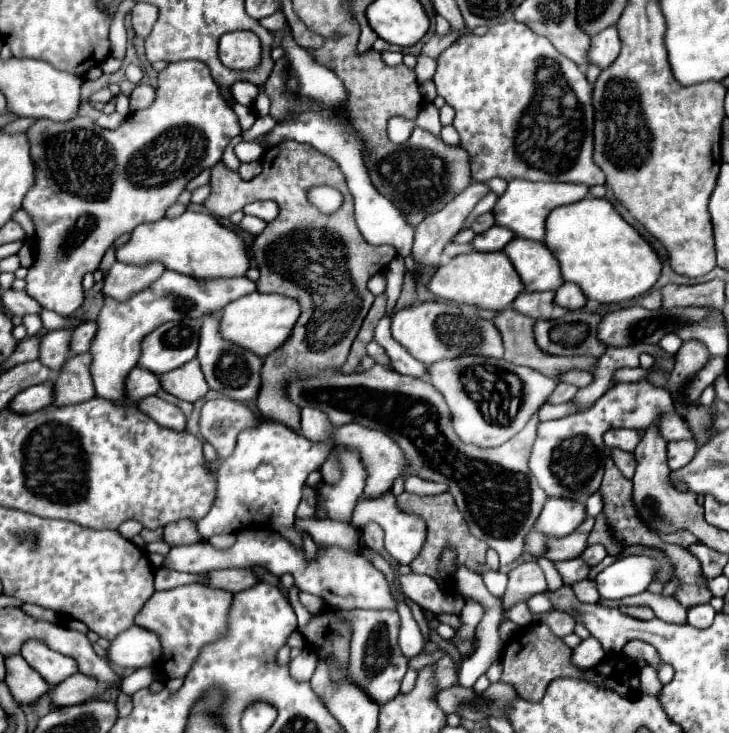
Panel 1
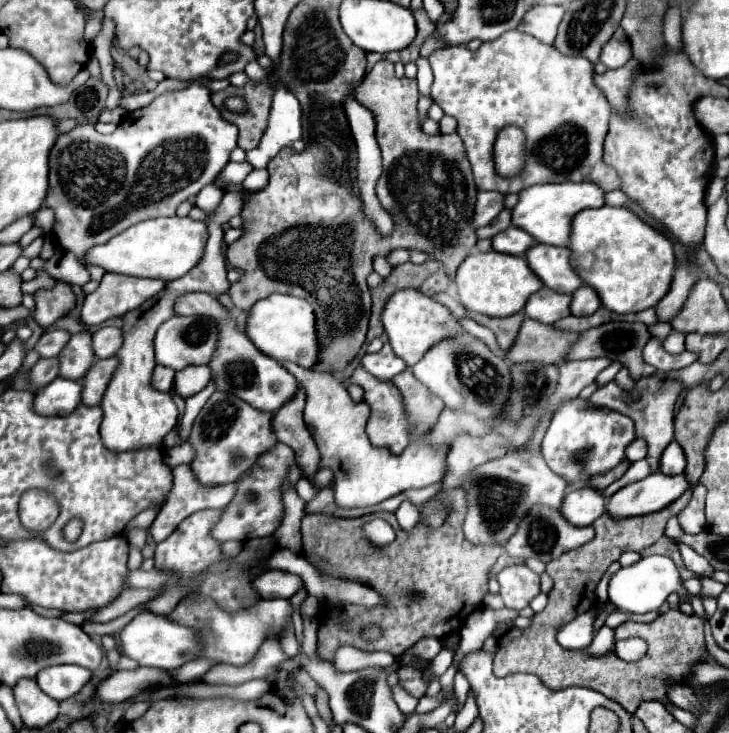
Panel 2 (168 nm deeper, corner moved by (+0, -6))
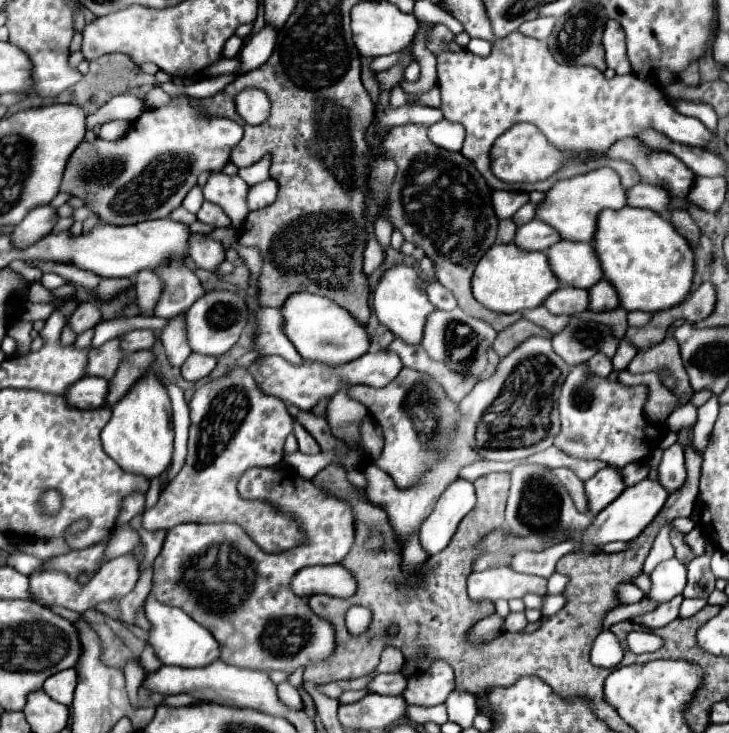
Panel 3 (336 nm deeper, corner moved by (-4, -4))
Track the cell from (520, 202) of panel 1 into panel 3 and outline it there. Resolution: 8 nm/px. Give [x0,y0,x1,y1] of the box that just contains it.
[538,167,626,241]

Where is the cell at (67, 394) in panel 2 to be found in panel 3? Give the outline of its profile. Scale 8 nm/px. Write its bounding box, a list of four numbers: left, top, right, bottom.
[66,375,108,409]

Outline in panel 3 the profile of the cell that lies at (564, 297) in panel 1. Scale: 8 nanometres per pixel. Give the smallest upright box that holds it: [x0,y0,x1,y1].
[588,279,620,311]

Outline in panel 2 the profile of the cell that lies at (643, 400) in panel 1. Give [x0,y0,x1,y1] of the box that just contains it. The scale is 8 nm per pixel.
[542,401,634,487]

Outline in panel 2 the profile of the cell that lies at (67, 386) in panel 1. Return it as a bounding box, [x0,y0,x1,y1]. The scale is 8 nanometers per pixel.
[82,357,118,405]

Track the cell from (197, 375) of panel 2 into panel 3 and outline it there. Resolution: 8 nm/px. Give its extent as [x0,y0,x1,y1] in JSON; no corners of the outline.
[182,353,216,381]

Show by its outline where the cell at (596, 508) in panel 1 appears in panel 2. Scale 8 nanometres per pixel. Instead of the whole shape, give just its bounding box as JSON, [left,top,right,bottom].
[602,459,651,499]

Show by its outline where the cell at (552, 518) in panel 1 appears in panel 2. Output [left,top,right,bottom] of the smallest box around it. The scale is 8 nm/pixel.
[560,487,604,527]

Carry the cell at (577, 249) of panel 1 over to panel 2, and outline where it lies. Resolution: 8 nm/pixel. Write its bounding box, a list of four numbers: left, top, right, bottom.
[570,207,674,313]

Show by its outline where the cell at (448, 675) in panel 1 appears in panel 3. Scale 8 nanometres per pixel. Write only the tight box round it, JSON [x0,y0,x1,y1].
[366,673,406,695]

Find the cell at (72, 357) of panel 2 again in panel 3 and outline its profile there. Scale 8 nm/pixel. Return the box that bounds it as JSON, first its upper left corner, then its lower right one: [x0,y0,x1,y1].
[88,337,126,379]

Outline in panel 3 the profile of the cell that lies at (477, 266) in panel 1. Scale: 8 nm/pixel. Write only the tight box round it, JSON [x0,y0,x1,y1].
[472,243,560,313]

